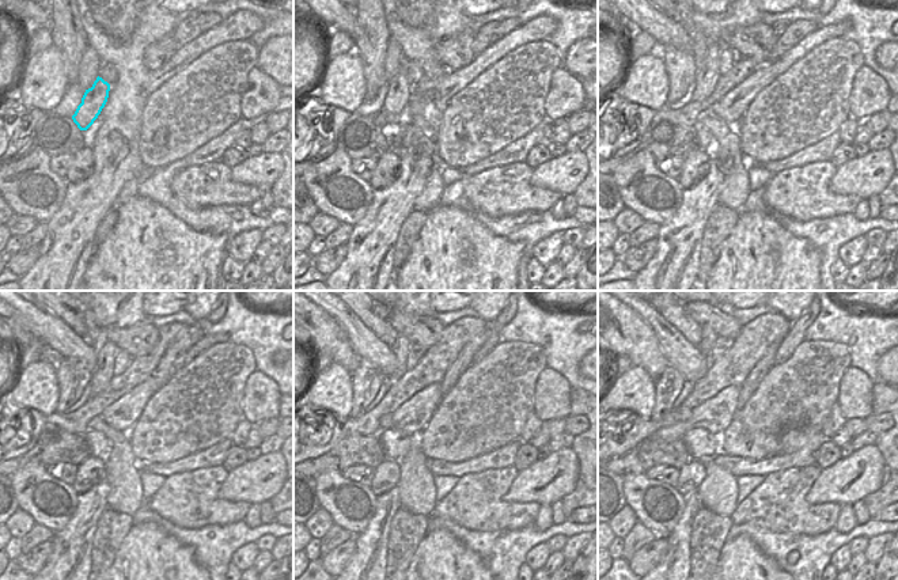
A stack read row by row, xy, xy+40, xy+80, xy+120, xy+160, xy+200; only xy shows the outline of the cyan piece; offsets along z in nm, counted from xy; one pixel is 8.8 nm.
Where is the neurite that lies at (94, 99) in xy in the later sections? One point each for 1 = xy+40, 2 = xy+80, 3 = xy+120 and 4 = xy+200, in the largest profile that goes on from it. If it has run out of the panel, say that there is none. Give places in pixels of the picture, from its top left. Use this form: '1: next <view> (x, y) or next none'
1: next xy+40 (401, 88)
2: next xy+80 (707, 76)
3: next xy+120 (101, 375)
4: next xy+200 (708, 337)

